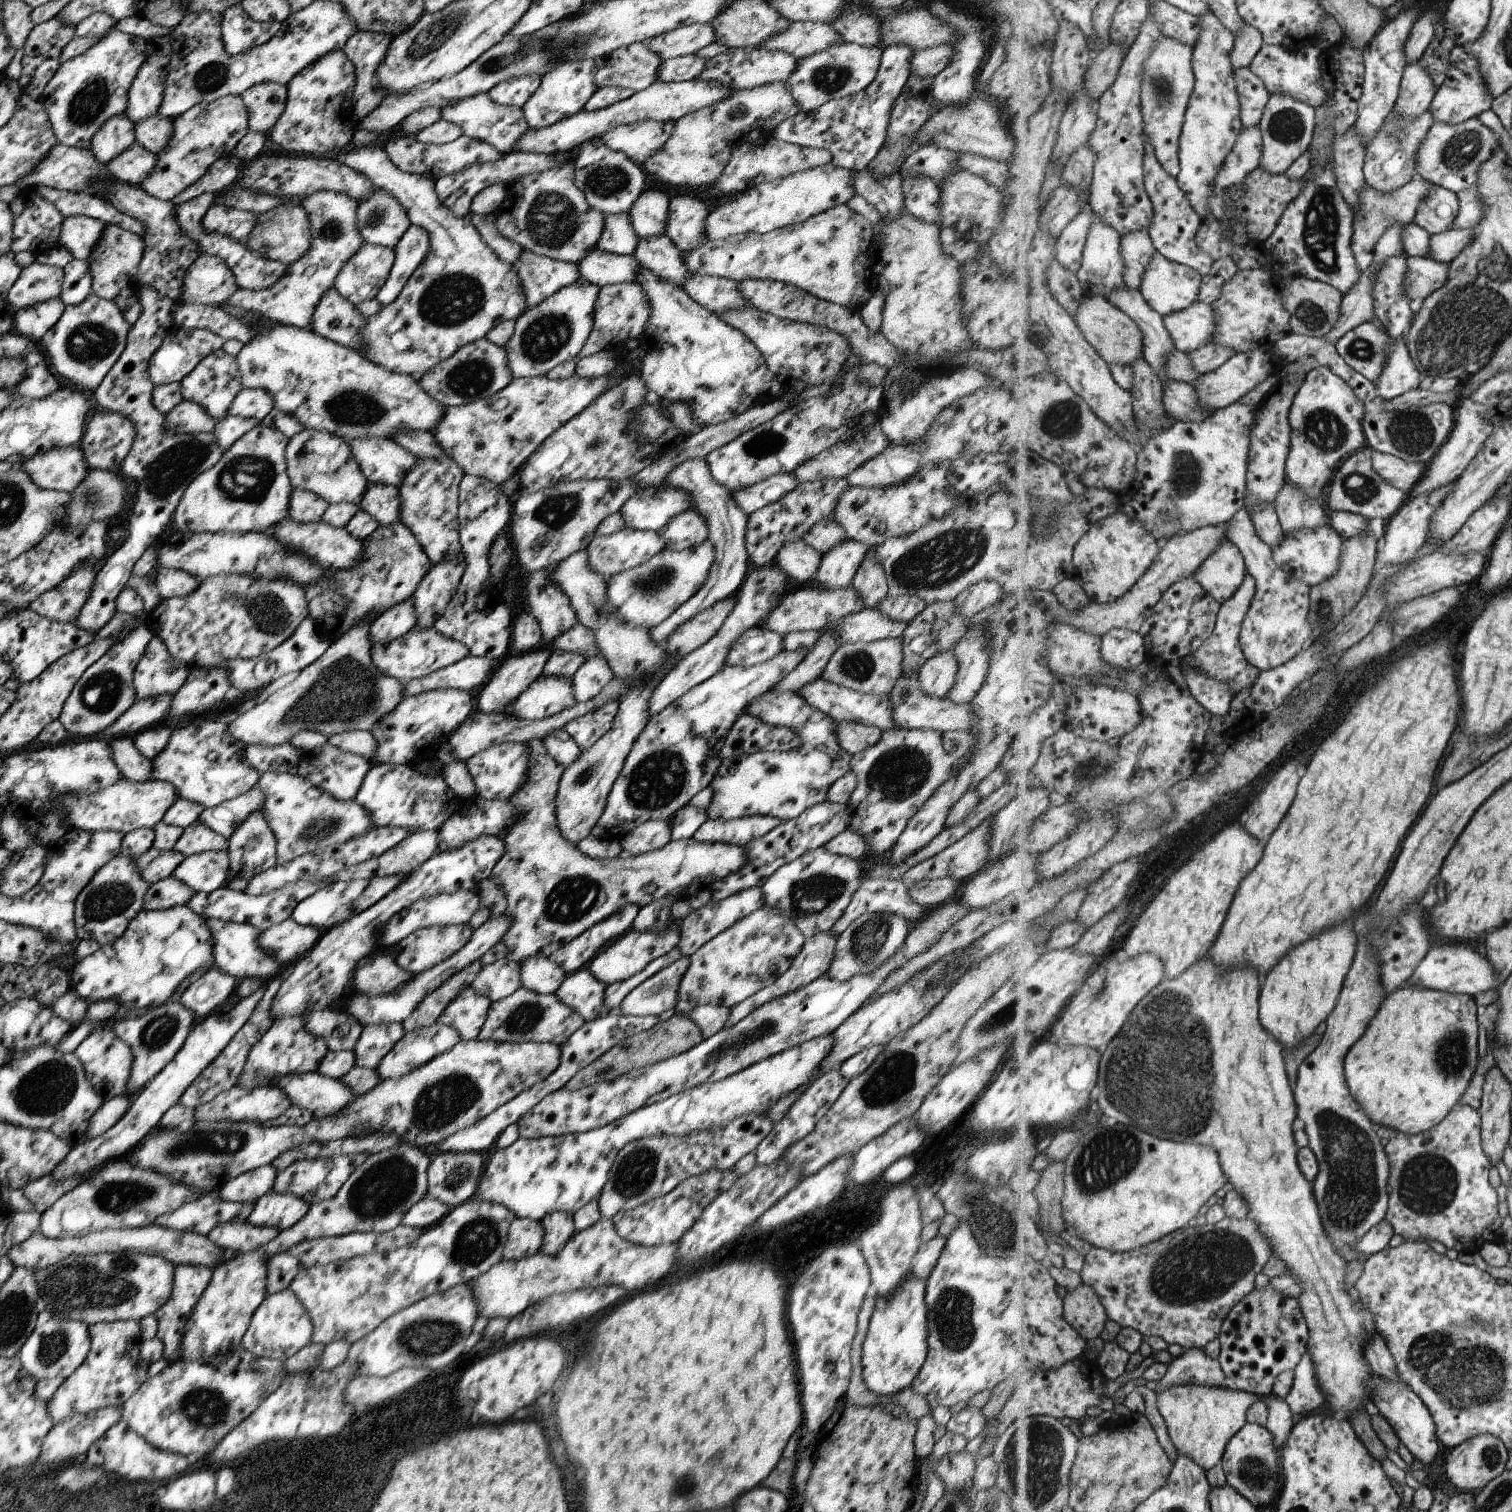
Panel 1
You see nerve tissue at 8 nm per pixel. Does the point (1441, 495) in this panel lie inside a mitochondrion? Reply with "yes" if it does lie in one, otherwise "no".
no

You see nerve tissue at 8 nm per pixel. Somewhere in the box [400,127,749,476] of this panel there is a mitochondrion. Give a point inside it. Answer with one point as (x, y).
(451, 300)

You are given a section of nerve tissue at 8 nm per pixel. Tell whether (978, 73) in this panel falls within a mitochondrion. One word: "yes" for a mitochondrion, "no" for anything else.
no

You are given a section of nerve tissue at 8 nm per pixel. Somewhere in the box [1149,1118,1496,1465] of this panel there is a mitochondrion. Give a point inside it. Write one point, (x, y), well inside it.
(1446, 1374)

